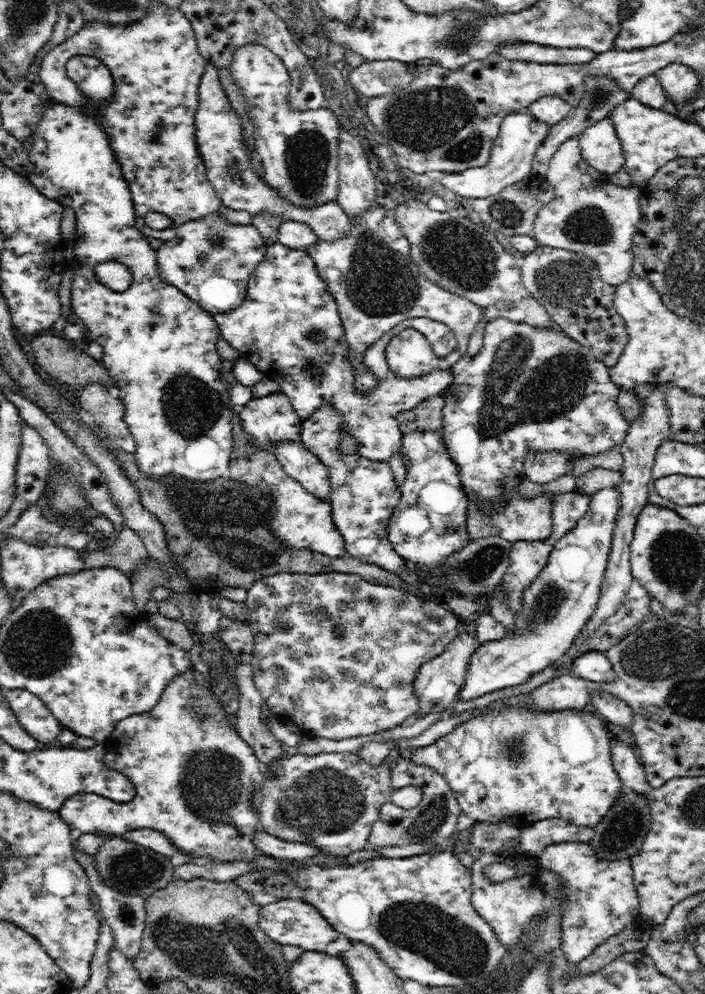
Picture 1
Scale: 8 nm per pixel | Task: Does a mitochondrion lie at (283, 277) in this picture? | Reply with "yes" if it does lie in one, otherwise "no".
no

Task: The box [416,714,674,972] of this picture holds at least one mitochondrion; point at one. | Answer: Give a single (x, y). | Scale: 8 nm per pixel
(627, 821)

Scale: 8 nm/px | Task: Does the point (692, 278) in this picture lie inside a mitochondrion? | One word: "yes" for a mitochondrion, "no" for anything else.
yes

